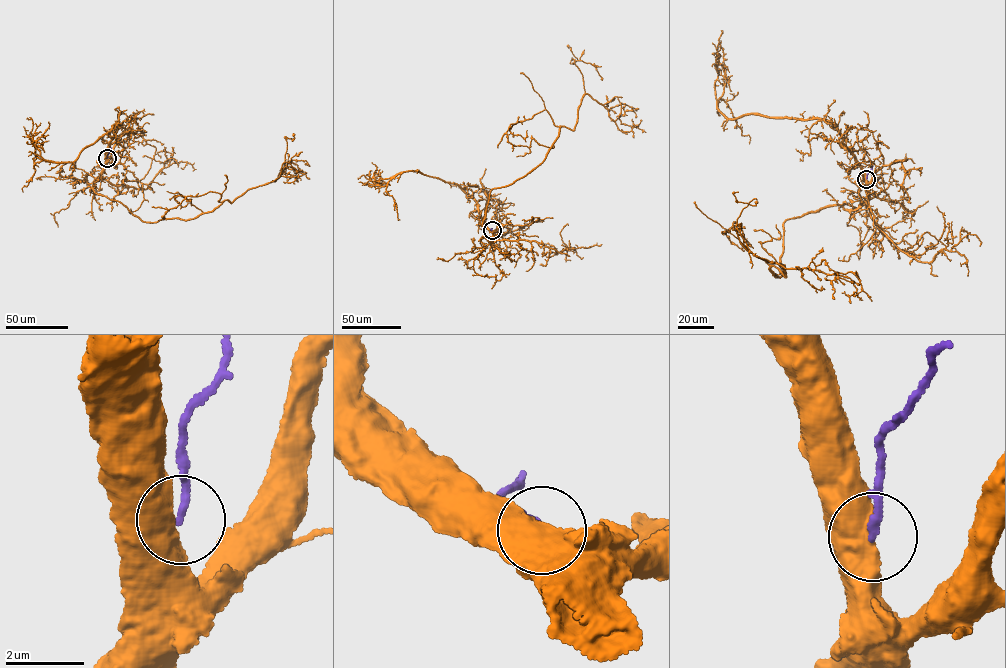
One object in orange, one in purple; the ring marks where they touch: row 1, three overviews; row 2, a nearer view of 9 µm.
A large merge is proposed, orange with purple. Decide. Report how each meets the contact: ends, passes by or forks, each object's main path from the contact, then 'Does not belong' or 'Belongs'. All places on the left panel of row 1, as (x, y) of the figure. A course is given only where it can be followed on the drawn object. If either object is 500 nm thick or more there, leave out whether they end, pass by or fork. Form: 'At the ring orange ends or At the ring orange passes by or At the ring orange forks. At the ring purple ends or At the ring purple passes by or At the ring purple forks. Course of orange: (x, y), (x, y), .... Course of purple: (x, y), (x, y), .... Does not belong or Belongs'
Course of orange: (107, 158), (90, 190), (144, 222), (187, 220), (278, 178), (284, 137), (292, 140), (293, 133). Course of purple: (107, 158), (109, 146). Does not belong

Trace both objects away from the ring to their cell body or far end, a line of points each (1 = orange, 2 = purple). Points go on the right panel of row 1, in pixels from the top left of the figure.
1: (866, 179), (856, 208), (785, 220), (779, 277), (740, 243), (757, 200), (738, 192)
2: (866, 179), (872, 166)

